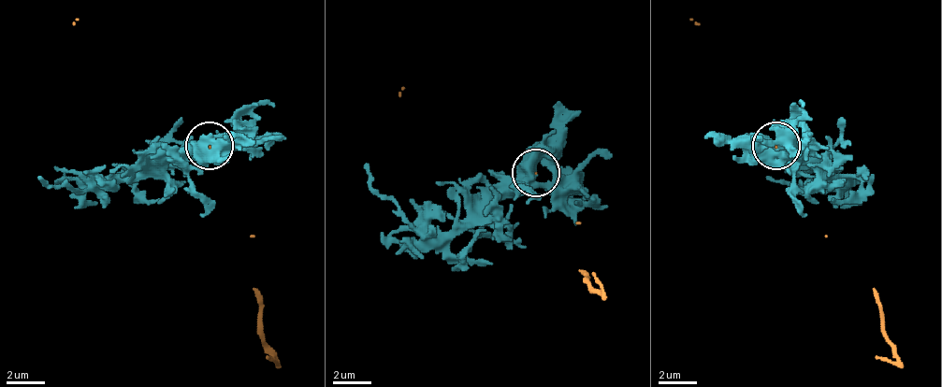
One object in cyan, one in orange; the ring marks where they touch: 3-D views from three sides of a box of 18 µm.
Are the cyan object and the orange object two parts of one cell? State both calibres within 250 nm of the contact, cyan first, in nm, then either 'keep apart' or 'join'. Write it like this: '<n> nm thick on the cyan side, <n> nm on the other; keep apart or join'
550 nm thick on the cyan side, 40 nm on the other; keep apart

